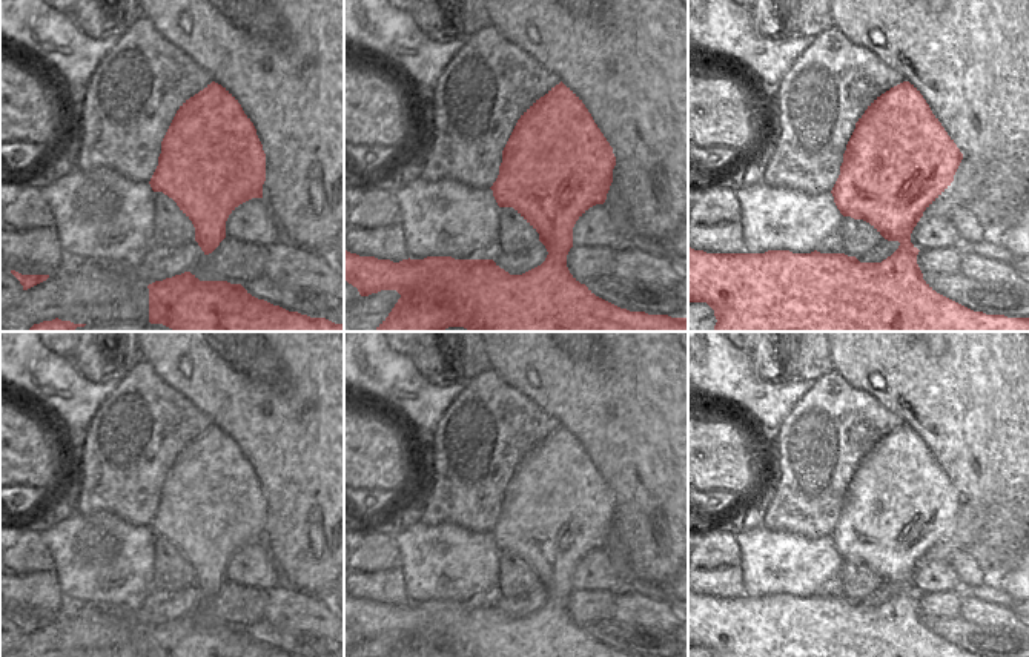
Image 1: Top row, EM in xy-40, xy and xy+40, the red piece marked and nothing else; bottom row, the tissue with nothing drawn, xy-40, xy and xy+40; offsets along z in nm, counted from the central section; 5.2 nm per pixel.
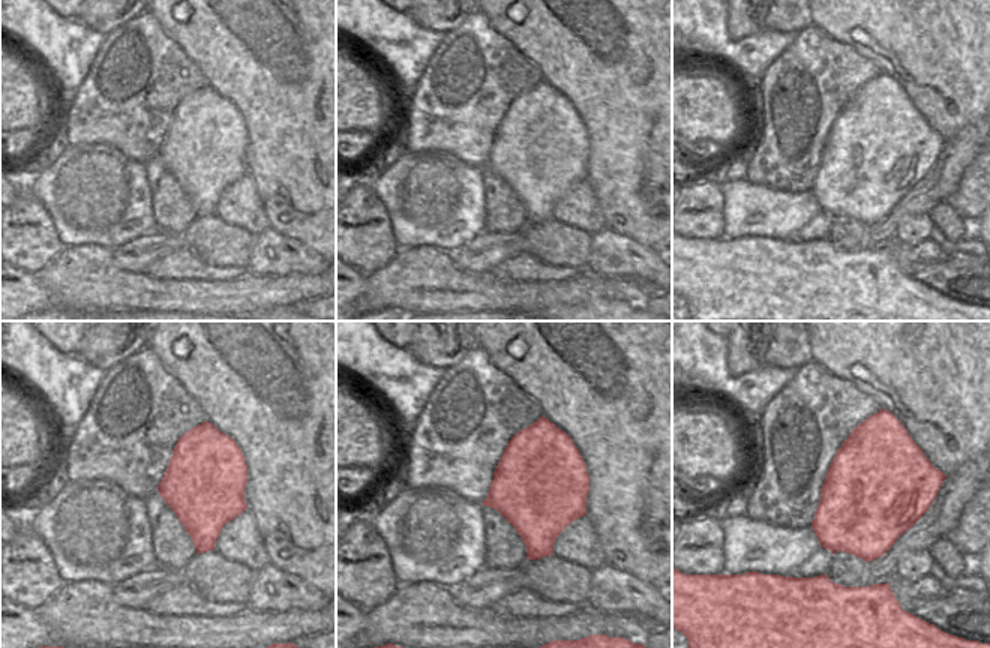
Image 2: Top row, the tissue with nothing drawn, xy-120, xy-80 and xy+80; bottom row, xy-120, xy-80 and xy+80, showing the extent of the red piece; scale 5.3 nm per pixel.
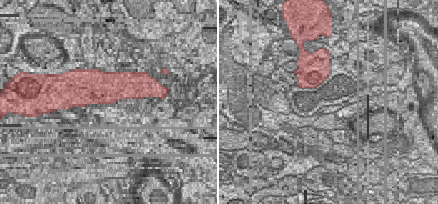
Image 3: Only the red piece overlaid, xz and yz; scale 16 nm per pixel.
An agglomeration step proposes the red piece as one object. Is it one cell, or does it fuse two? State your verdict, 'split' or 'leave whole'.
leave whole

